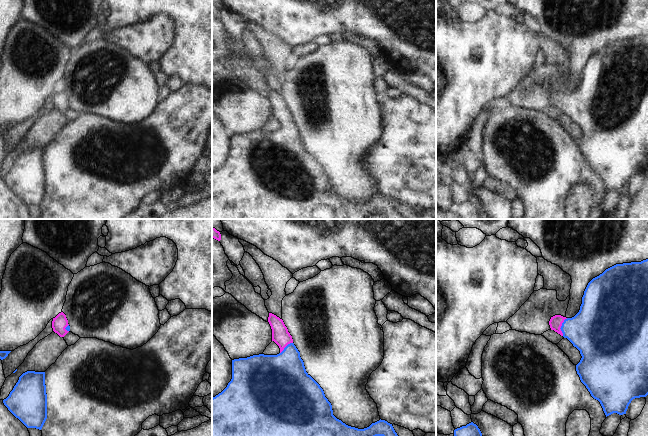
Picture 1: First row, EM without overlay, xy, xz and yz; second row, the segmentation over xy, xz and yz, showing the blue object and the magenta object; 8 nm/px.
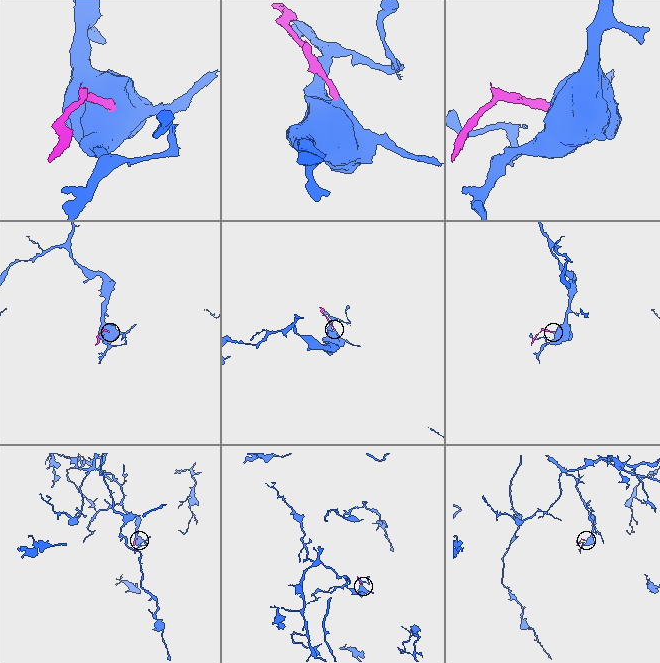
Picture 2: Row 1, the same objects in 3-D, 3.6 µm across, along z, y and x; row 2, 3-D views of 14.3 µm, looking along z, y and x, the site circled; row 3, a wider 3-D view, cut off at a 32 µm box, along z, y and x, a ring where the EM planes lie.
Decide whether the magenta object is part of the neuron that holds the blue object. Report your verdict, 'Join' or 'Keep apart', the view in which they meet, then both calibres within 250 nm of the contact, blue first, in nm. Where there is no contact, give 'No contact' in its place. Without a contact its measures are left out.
Join. Touches blue in yz. Thickness 360 nm (blue) against 100 nm.

